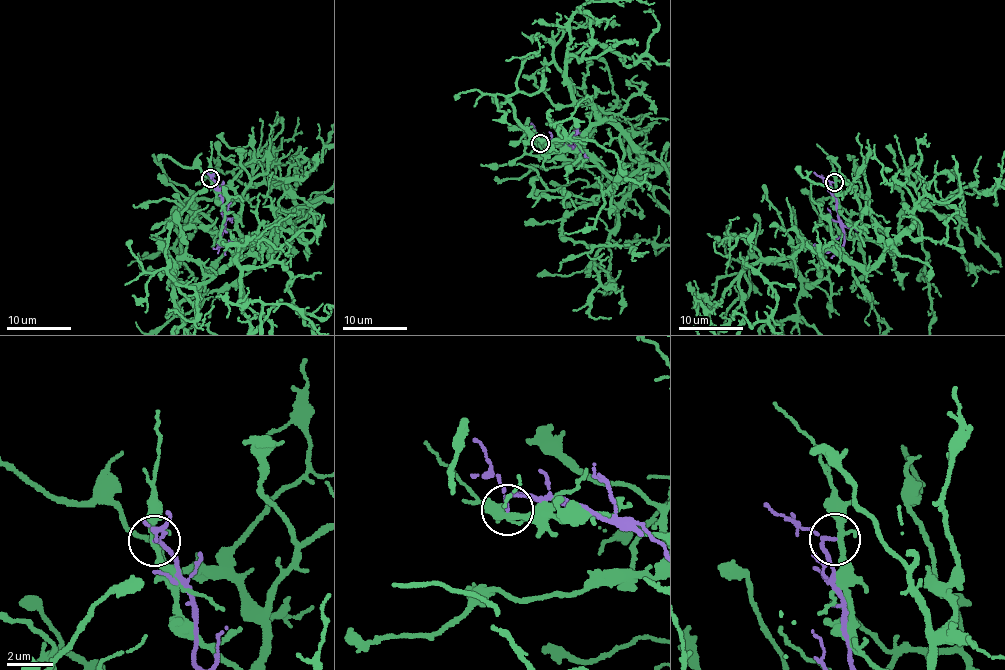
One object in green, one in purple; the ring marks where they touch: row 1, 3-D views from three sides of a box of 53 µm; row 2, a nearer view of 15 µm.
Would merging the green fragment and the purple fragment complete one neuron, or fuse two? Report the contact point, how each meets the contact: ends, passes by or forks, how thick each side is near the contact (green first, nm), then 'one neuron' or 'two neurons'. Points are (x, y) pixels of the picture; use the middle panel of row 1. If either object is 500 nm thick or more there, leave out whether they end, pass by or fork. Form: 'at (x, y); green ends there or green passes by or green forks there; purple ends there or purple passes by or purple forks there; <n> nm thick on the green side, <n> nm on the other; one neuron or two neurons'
at (540, 143); green forks there; purple passes by; 200 nm thick on the green side, 130 nm on the other; two neurons

